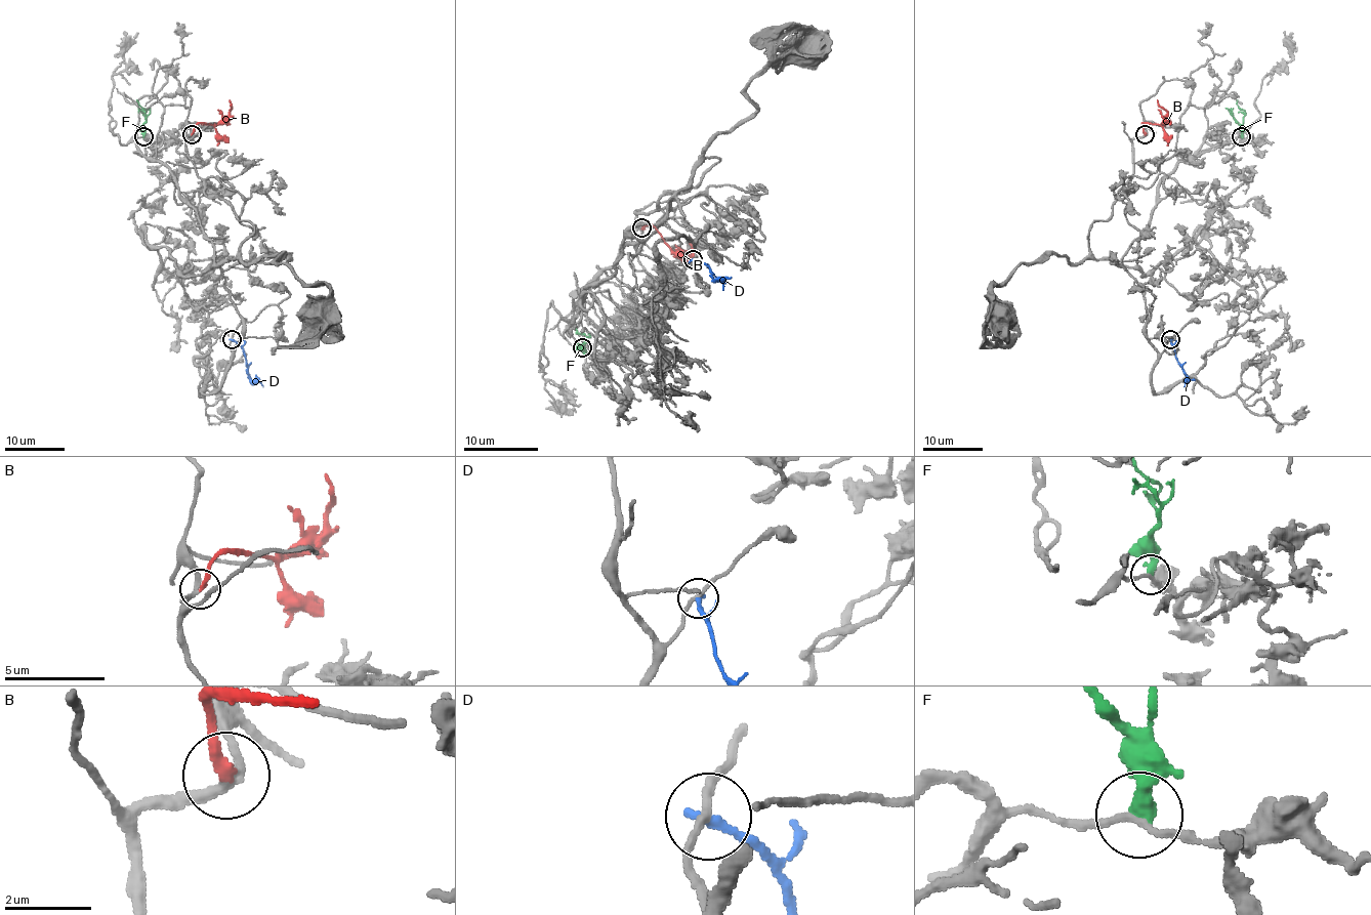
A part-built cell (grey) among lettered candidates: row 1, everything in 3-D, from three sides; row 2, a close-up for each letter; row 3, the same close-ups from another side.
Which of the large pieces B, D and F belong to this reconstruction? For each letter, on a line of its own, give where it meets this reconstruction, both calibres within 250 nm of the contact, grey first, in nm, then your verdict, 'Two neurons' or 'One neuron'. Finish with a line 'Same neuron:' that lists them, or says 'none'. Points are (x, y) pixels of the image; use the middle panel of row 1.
B: Touches grey at (641, 227). Thickness 220 nm (grey) against 240 nm. One neuron
D: Touches grey at (693, 259). Thickness 160 nm (grey) against 260 nm. Two neurons
F: Touches grey at (582, 347). Thickness 140 nm (grey) against 420 nm. Two neurons
Same neuron: B

